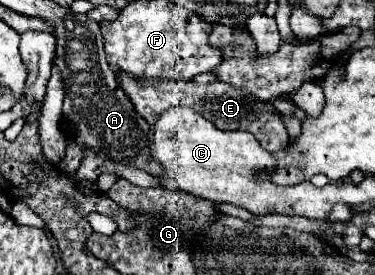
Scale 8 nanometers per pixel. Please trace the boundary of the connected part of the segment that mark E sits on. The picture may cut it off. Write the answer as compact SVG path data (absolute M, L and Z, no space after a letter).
M119 74L119 82L123 84L123 90L127 96L131 96L131 102L135 104L135 110L149 120L149 124L155 124L155 120L169 108L175 106L189 106L201 116L207 116L219 130L247 130L257 136L257 140L263 144L265 150L271 154L281 154L287 148L289 134L283 124L283 116L275 110L271 102L257 100L243 88L235 88L227 82L209 82L209 84L199 84L193 80L135 80L133 76L123 76Z

